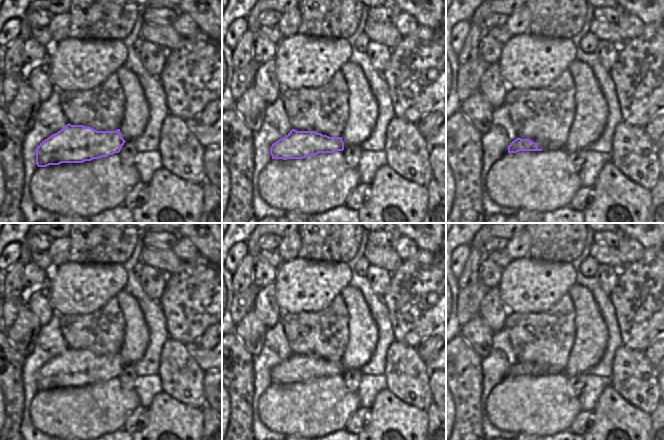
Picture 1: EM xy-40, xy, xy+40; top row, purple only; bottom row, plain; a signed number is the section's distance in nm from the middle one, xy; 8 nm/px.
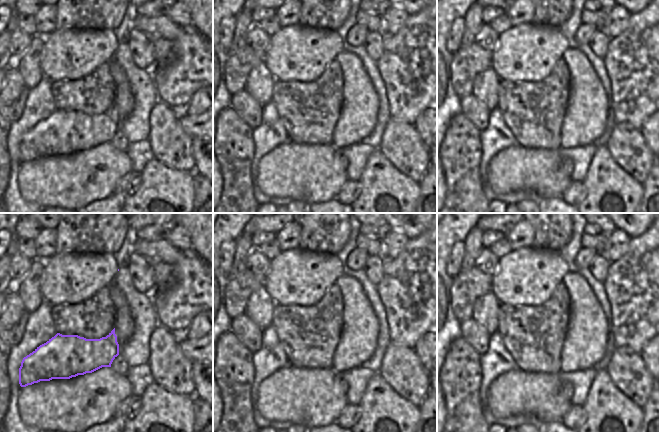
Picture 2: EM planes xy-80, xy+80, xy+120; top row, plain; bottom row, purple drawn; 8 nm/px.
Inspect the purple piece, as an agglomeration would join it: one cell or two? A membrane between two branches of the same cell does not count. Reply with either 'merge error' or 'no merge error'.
merge error

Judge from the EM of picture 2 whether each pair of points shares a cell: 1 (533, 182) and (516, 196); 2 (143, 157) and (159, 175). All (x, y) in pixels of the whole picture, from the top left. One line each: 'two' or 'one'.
1: two
2: two

